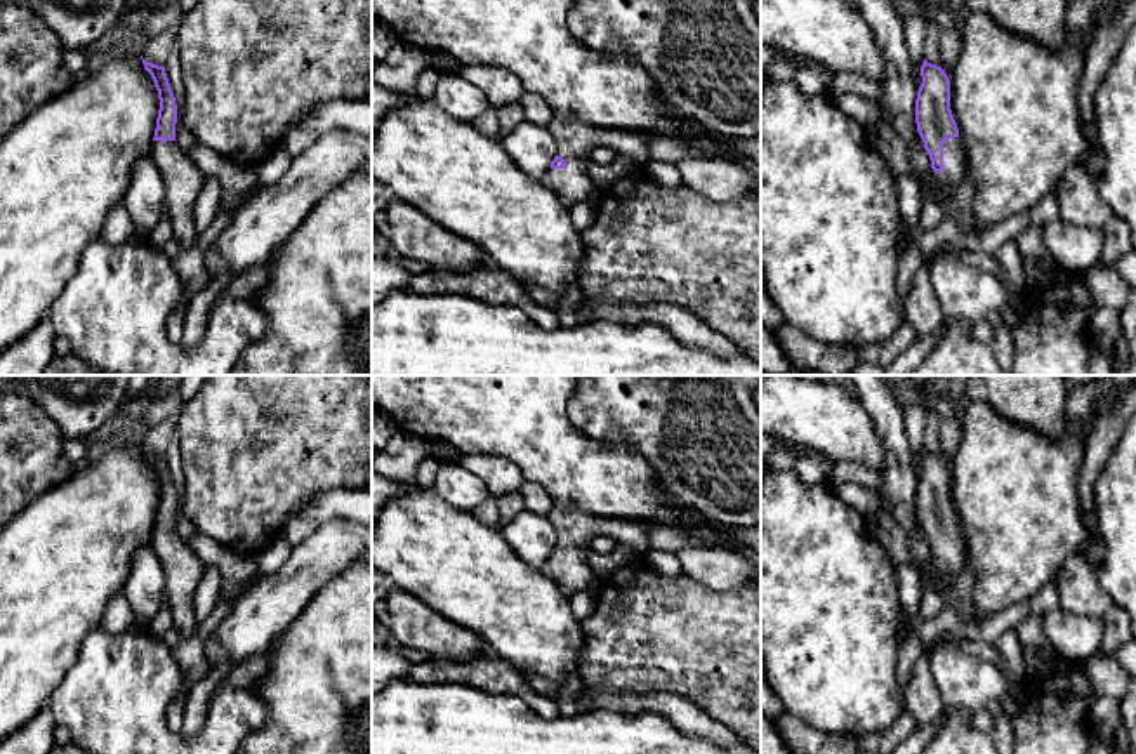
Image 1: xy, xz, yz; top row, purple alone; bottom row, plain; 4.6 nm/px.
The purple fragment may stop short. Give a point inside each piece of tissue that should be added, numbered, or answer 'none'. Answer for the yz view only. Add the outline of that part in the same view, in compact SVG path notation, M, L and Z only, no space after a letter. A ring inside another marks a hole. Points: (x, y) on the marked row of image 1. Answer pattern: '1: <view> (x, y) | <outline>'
1: yz (954, 172) | M952 137L943 142L943 170L935 172L938 193L933 202L947 208L948 191L959 189L968 177L968 155L961 137Z

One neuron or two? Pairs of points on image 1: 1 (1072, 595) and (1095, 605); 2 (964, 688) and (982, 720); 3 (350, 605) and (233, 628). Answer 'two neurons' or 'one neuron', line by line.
1: one neuron
2: two neurons
3: two neurons

